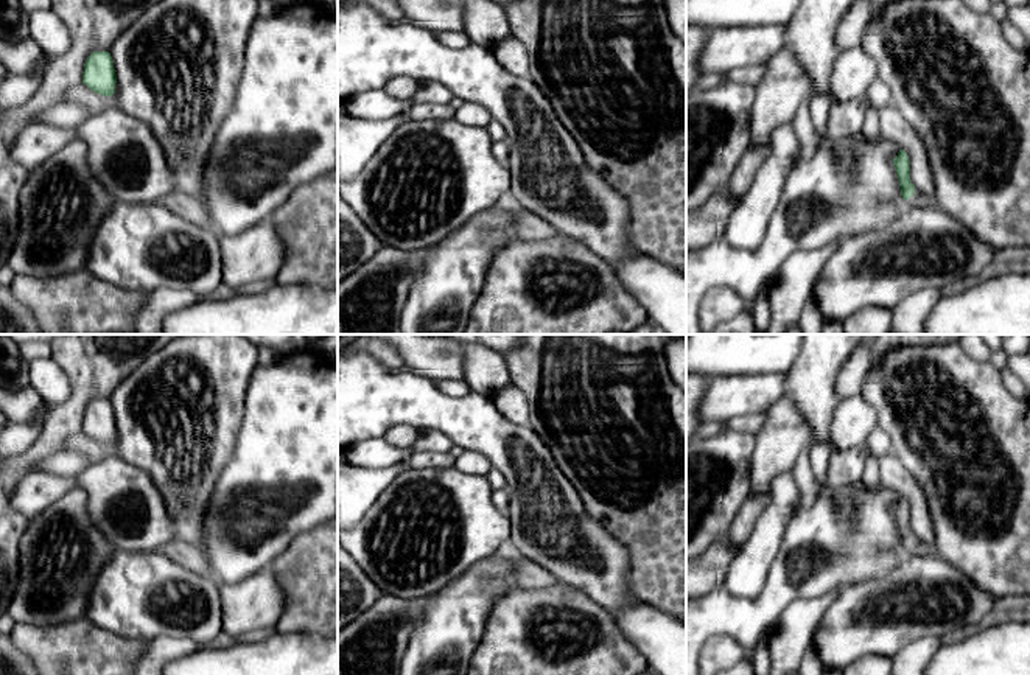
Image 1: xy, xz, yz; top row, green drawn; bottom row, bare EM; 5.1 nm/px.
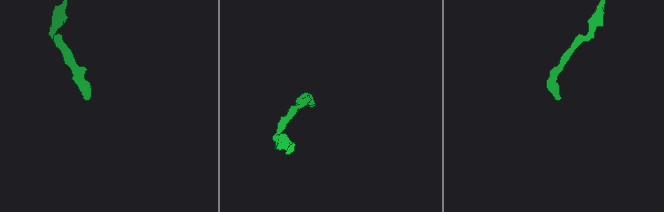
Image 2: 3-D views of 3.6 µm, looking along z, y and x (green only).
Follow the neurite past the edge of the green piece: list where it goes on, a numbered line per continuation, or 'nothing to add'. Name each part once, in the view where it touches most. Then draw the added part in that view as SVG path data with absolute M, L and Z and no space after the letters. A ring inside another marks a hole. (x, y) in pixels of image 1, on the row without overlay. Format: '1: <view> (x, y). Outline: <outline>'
1: yz (918, 548). Outline: M915 540L912 546L909 546L906 549L906 554L912 554L912 555L930 555L930 554L937 554L934 546L929 546L920 540Z

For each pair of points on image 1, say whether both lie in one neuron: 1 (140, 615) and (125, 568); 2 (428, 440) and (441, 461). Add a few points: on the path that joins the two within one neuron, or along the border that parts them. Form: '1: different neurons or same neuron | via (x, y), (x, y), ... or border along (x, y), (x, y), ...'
1: same neuron | via (140, 604), (140, 598), (129, 579)
2: different neurons | border along (416, 450), (448, 453)

